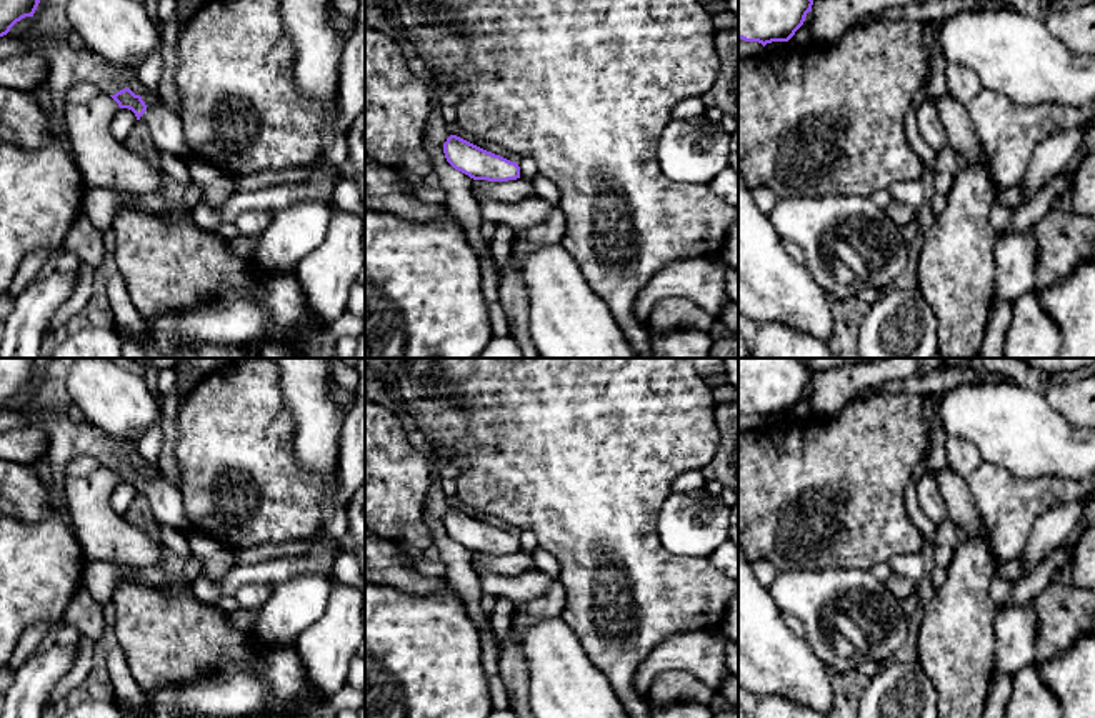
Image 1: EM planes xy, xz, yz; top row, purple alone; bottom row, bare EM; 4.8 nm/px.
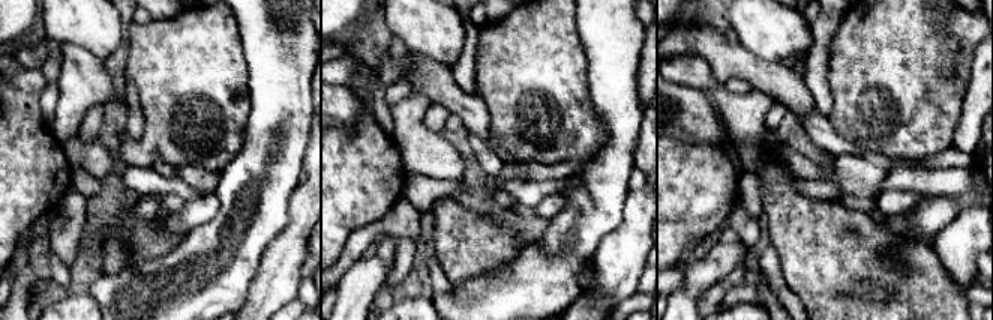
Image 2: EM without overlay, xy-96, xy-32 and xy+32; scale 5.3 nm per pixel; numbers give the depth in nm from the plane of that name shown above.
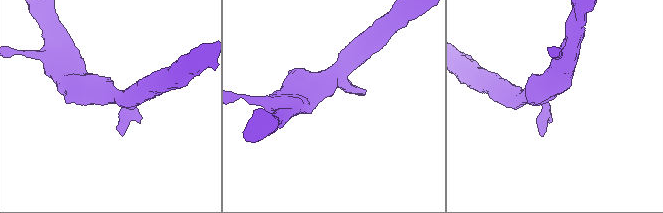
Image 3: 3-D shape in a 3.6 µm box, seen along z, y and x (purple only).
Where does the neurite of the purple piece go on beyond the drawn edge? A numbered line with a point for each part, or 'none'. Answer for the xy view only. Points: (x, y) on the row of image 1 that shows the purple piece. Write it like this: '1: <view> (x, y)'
1: xy (165, 127)

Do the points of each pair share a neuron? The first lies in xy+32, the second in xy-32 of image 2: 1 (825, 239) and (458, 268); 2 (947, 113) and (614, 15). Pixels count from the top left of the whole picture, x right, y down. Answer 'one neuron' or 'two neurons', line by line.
1: one neuron
2: two neurons

